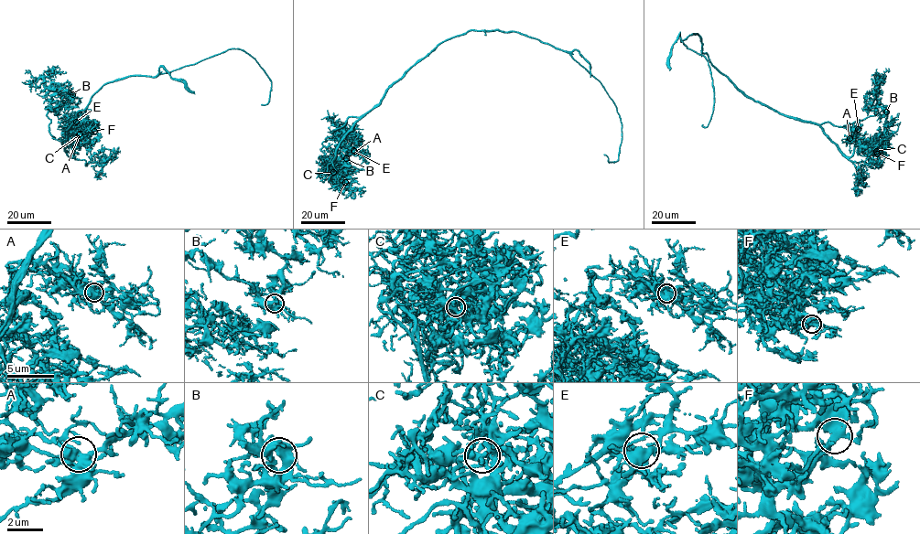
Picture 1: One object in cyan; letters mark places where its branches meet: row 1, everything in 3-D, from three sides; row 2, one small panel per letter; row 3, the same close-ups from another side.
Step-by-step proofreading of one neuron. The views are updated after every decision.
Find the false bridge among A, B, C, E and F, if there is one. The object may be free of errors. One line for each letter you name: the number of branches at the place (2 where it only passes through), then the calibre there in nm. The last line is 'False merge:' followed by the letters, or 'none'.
False merge: none

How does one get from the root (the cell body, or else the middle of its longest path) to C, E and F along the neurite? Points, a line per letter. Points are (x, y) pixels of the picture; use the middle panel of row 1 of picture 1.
C: (466, 32), (444, 41), (406, 70), (382, 102), (356, 121), (336, 151), (343, 170), (333, 172)
E: (466, 32), (444, 41), (406, 70), (386, 90), (382, 102), (356, 121), (335, 154), (337, 146), (353, 150)
F: (466, 32), (406, 70), (356, 121), (335, 154), (339, 151), (338, 164), (350, 173), (345, 182)

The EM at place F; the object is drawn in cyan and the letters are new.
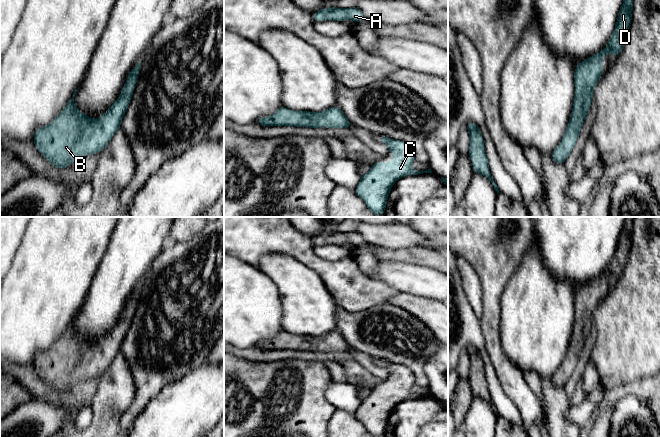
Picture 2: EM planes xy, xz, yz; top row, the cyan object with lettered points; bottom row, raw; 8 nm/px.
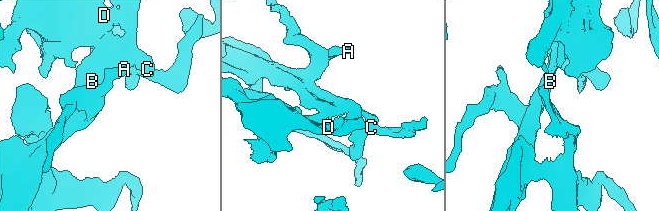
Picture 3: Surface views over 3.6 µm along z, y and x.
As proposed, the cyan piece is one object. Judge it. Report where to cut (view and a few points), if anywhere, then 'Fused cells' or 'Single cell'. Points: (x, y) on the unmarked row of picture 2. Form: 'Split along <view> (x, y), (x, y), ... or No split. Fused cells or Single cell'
No split. Single cell

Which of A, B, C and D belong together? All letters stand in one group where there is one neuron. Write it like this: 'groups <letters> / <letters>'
groups A B C D

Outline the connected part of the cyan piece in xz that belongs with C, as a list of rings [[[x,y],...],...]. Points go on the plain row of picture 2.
[[[380,359],[380,366],[388,369],[394,384],[374,387],[368,397],[361,399],[361,404],[355,412],[356,418],[365,425],[372,437],[385,437],[389,416],[398,403],[408,399],[432,397],[430,392],[426,395],[412,393],[415,375],[406,366],[383,359]]]

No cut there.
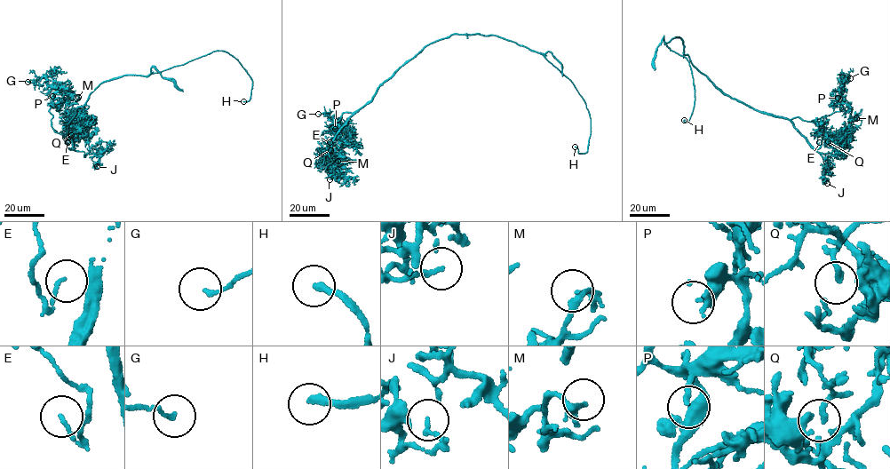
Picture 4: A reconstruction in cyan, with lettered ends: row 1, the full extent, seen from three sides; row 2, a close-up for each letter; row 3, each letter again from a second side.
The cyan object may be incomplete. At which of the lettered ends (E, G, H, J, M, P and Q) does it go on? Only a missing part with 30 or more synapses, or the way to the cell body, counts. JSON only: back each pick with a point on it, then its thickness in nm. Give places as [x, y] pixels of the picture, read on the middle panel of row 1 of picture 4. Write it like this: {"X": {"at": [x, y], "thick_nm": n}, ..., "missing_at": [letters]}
{"H": {"at": [575, 147], "thick_nm": 240}, "P": {"at": [335, 129], "thick_nm": 140}, "missing_at": ["H", "P"]}

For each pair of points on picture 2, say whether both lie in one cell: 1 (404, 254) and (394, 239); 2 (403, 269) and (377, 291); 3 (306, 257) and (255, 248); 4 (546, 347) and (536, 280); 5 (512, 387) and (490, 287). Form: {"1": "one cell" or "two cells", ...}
{"1": "two cells", "2": "two cells", "3": "one cell", "4": "one cell", "5": "one cell"}

